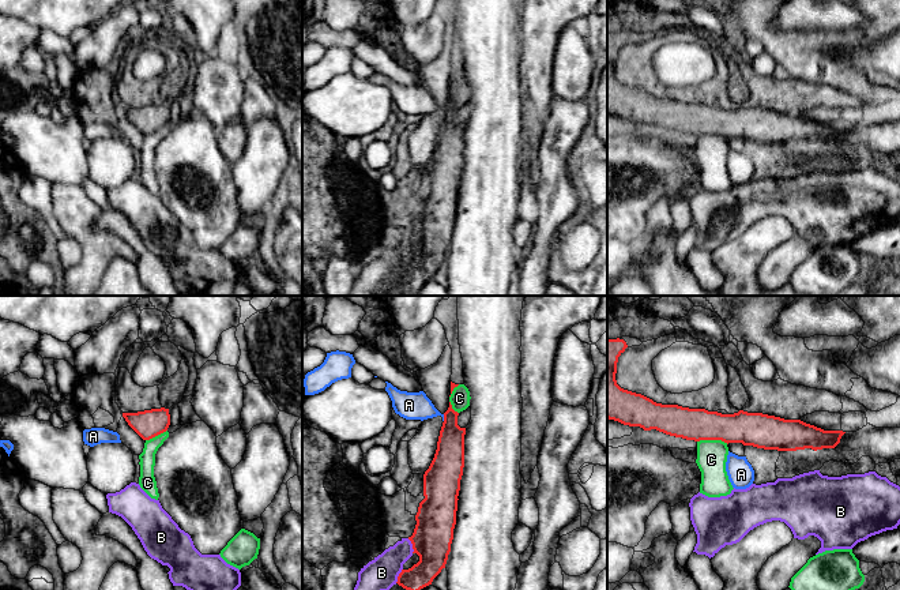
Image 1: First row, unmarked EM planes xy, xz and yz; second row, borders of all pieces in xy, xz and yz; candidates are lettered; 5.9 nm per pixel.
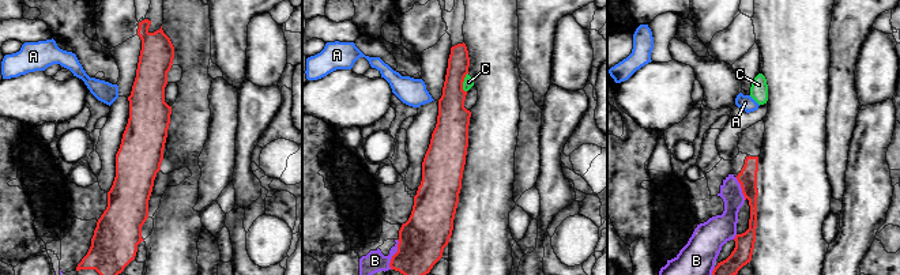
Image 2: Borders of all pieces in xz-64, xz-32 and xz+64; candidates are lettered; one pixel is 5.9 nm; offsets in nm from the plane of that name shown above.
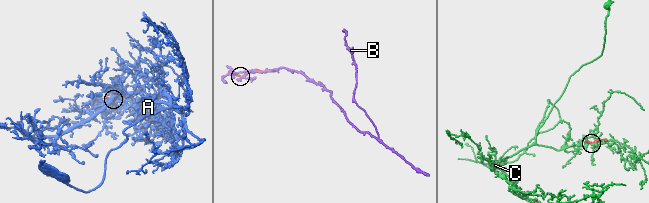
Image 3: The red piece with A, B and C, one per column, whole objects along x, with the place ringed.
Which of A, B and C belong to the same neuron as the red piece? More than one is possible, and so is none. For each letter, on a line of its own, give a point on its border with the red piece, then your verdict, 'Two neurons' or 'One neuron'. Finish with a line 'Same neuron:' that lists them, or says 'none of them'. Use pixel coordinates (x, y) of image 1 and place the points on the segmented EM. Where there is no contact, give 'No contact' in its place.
A: Touches red at xz (444, 417). Two neurons
B: Touches red at xz (413, 545). Two neurons
C: Touches red at yz (712, 439). Two neurons
Same neuron: none of them

